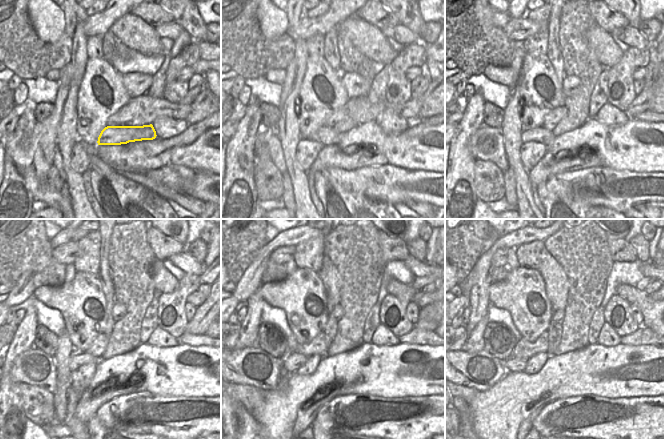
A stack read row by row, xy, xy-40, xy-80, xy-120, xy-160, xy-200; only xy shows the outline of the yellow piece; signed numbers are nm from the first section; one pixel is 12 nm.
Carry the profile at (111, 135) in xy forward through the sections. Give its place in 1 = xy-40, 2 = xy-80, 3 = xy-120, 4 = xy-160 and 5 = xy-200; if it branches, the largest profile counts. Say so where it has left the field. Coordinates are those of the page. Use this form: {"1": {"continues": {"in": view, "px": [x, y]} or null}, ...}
{"1": {"continues": {"in": "xy-40", "px": [325, 136]}}, "2": {"continues": {"in": "xy-80", "px": [542, 135]}}, "3": {"continues": {"in": "xy-120", "px": [77, 359]}}, "4": {"continues": {"in": "xy-160", "px": [295, 361]}}, "5": {"continues": {"in": "xy-200", "px": [512, 365]}}}

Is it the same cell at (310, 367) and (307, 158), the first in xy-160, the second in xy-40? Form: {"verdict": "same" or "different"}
{"verdict": "same"}

